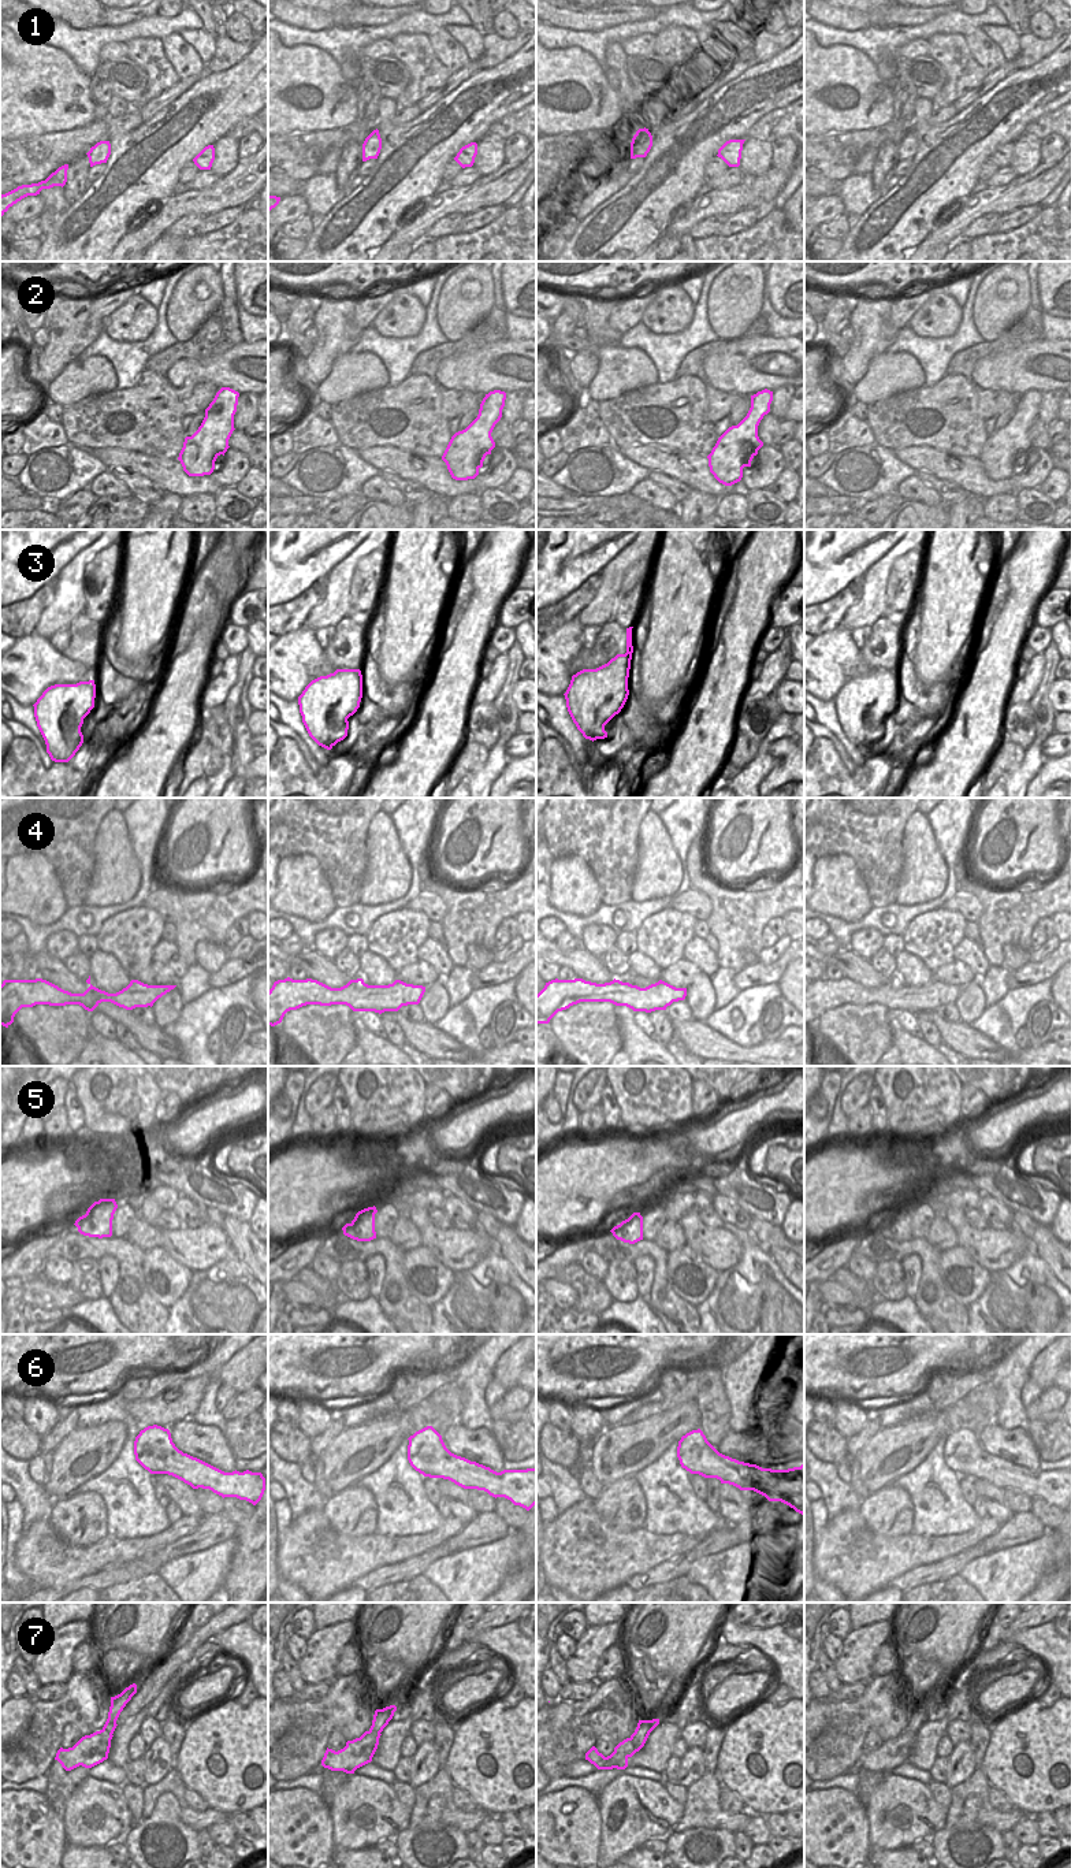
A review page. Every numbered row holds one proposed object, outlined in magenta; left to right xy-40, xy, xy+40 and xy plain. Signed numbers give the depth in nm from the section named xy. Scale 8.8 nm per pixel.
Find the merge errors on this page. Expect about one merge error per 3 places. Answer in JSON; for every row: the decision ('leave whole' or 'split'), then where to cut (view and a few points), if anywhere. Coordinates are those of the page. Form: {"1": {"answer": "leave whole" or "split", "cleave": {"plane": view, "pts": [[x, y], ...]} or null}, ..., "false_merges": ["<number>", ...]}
{"1": {"answer": "leave whole", "cleave": null}, "2": {"answer": "leave whole", "cleave": null}, "3": {"answer": "leave whole", "cleave": null}, "4": {"answer": "leave whole", "cleave": null}, "5": {"answer": "split", "cleave": {"plane": "xy", "pts": [[345, 1225], [350, 1230], [356, 1230], [360, 1239], [371, 1239]]}}, "6": {"answer": "leave whole", "cleave": null}, "7": {"answer": "split", "cleave": {"plane": "xy+40", "pts": [[631, 1737], [635, 1752]]}}, "false_merges": ["5", "7"]}

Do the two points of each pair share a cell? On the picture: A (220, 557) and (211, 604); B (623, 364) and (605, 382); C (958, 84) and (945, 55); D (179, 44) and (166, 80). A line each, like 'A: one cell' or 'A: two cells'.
A: one cell
B: one cell
C: one cell
D: two cells

